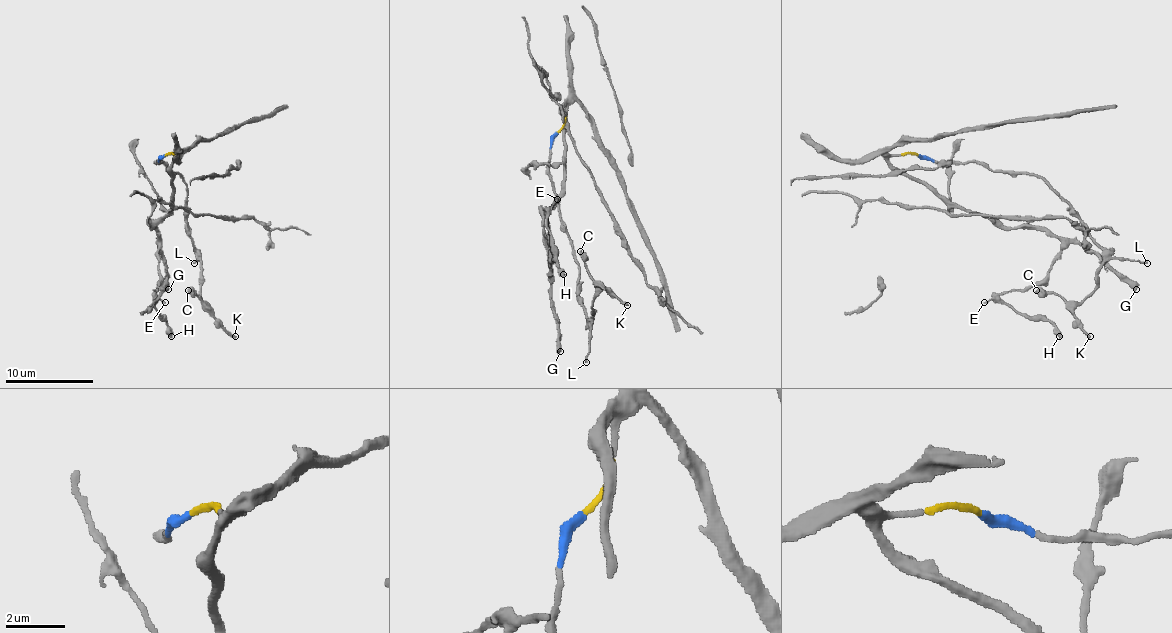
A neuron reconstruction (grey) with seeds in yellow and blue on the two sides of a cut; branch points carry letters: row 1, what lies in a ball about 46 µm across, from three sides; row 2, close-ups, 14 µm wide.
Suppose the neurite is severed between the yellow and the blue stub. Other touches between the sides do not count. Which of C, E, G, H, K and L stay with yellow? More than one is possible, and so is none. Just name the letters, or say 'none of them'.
E, G, H

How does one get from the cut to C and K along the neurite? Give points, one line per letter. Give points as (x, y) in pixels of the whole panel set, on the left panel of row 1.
C: (165, 155), (157, 161), (178, 172), (185, 183), (187, 236), (198, 251), (203, 302), (187, 291)
K: (165, 155), (157, 161), (178, 172), (185, 183), (187, 236), (198, 251), (200, 297), (235, 337)

